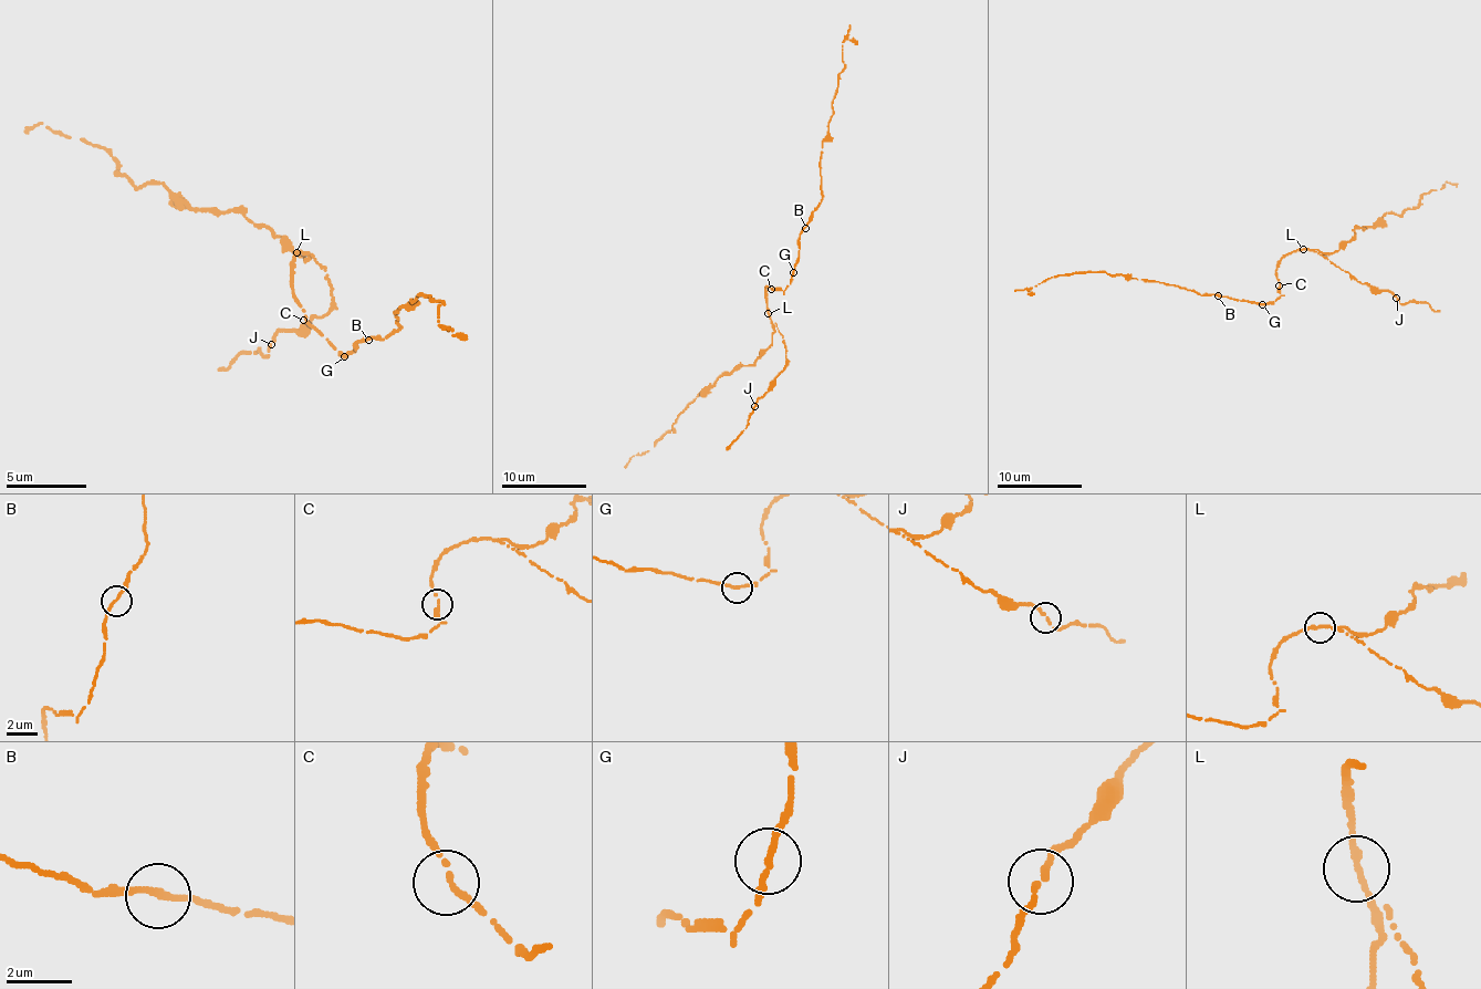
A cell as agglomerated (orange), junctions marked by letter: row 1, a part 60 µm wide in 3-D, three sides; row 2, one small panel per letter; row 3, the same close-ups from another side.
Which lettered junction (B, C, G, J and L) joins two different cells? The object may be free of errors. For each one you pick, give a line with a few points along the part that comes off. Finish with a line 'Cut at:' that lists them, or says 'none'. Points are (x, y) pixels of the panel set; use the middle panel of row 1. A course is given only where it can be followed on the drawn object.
L: course (768, 313), (773, 330), (771, 344), (752, 364), (736, 366), (695, 398), (657, 443), (633, 455), (625, 468)
Cut at: L

